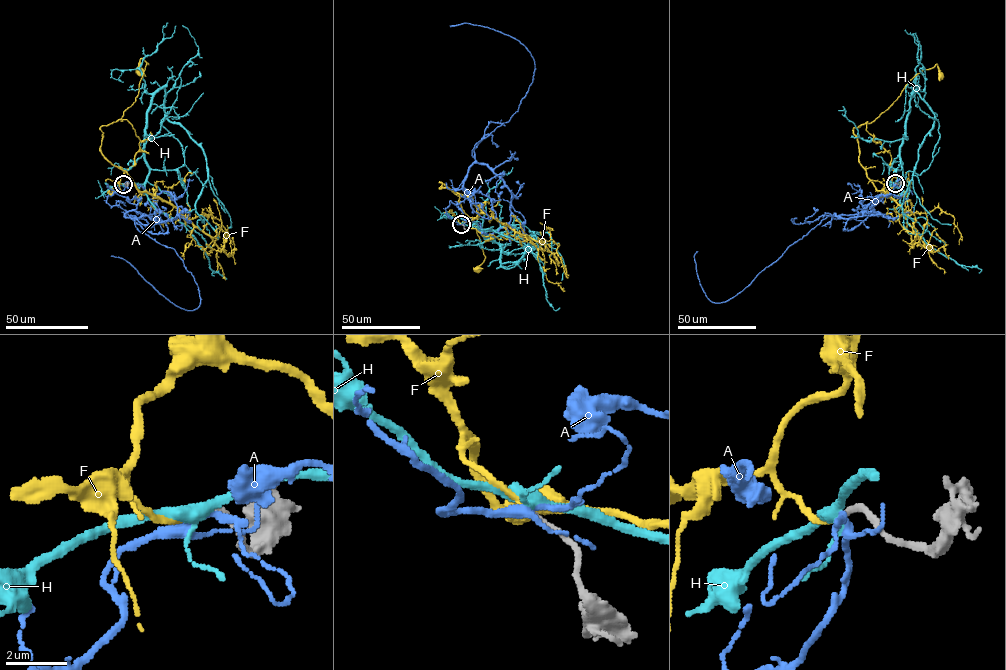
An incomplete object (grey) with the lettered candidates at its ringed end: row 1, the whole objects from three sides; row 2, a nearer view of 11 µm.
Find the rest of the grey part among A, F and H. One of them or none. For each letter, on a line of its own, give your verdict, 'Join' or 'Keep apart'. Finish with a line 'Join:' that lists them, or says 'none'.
A: Keep apart
F: Join
H: Keep apart
Join: F

